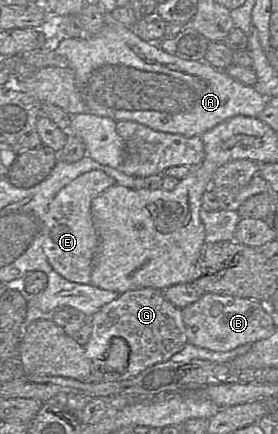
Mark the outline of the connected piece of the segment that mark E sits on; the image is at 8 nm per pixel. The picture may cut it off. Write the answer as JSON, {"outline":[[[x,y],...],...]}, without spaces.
{"outline":[[[92,170],[81,174],[63,187],[49,204],[45,215],[43,250],[56,272],[69,281],[90,284],[93,259],[98,247],[98,234],[91,216],[91,203],[104,190],[113,186],[114,179],[101,170]]]}

